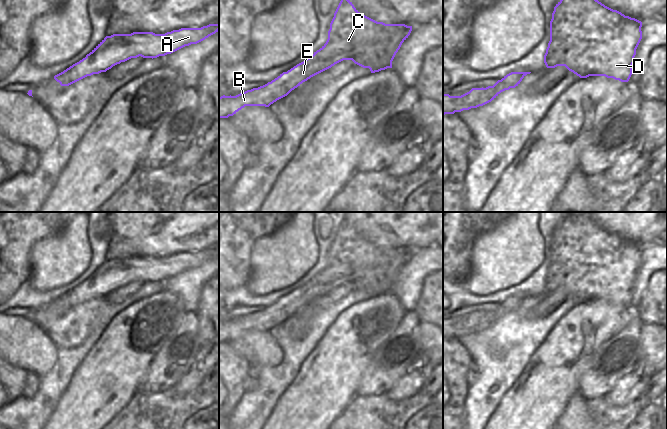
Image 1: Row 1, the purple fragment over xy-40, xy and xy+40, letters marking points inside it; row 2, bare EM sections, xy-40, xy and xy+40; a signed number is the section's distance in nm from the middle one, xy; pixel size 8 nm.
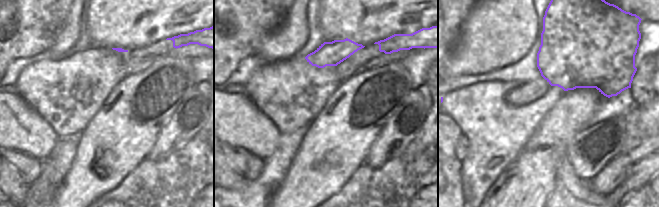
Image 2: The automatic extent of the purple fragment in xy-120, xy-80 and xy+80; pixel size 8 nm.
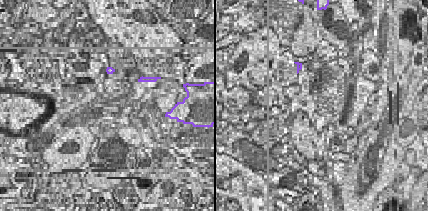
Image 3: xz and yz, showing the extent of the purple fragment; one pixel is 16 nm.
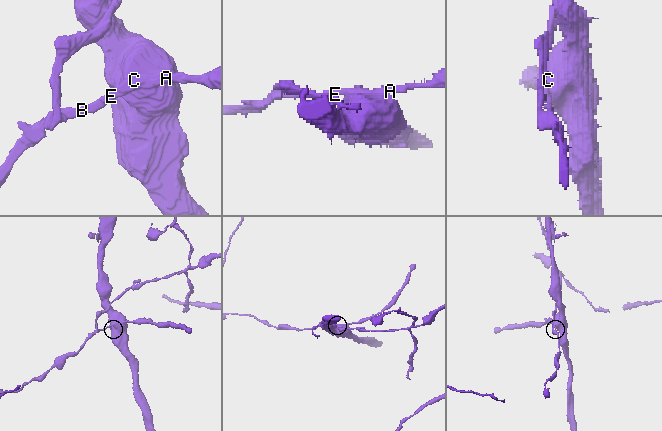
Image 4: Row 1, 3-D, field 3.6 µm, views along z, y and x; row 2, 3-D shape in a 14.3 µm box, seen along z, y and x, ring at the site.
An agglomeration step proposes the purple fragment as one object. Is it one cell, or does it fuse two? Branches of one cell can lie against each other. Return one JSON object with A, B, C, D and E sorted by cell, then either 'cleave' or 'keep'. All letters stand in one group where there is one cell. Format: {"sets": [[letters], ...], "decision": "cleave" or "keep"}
{"sets": [["A", "C", "D", "E"], ["B"]], "decision": "cleave"}

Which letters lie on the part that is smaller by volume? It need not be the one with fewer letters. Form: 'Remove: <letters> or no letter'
Remove: B

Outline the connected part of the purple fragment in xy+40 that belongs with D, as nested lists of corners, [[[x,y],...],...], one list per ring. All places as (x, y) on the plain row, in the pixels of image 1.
[[[570,212],[554,231],[550,245],[550,265],[544,279],[547,292],[565,290],[580,302],[605,300],[621,306],[628,306],[636,273],[642,263],[642,246],[625,240],[599,226],[587,212]]]

